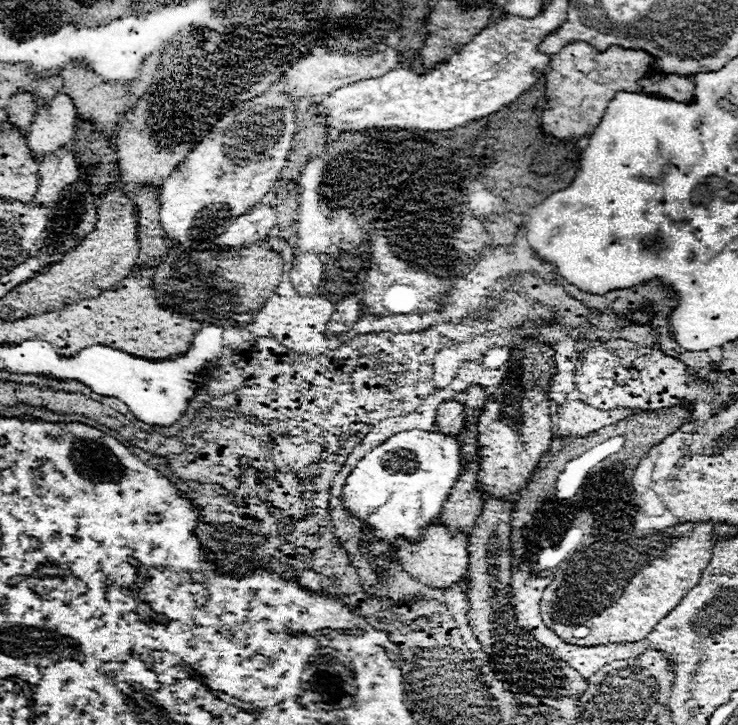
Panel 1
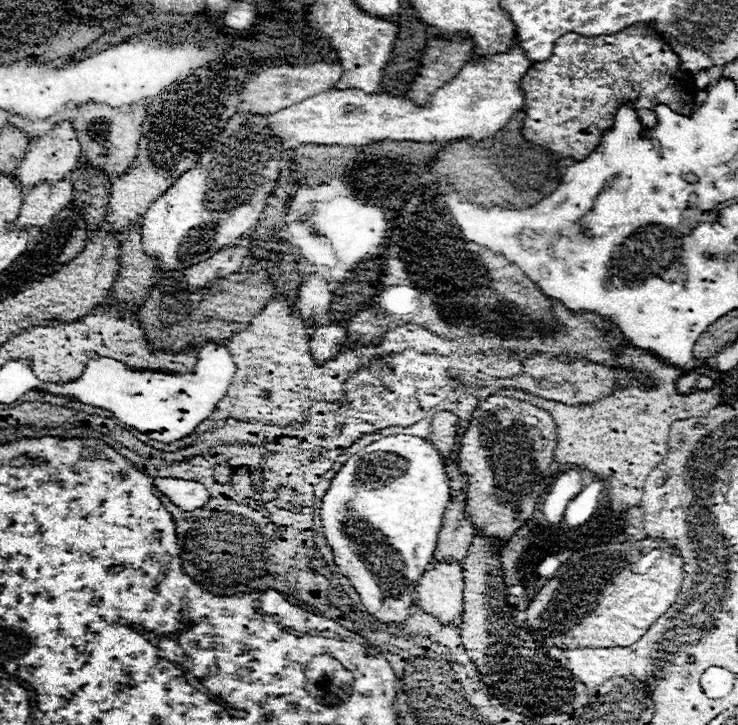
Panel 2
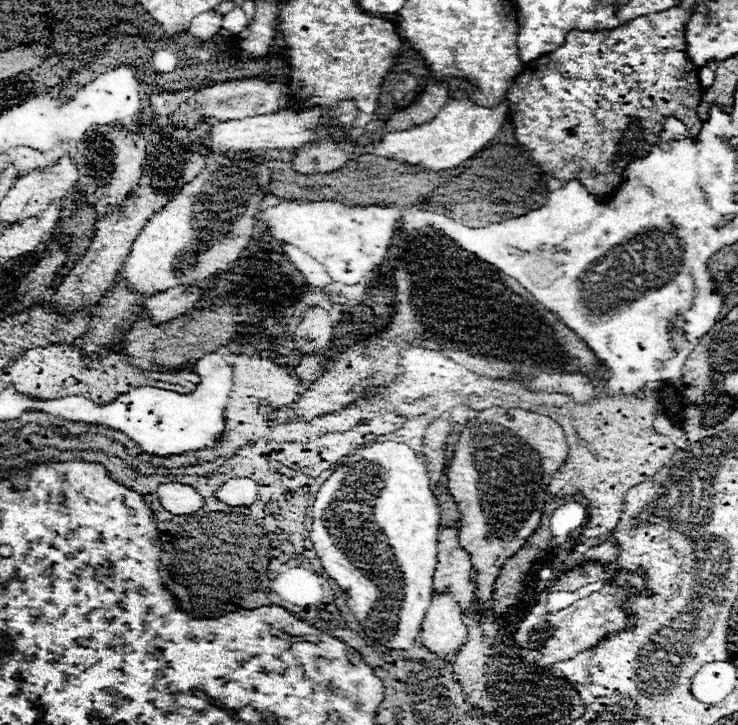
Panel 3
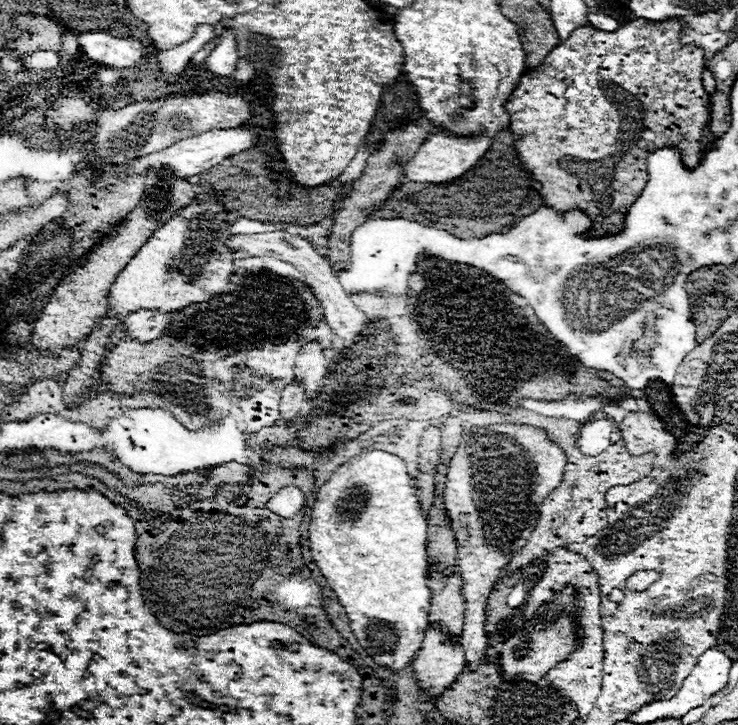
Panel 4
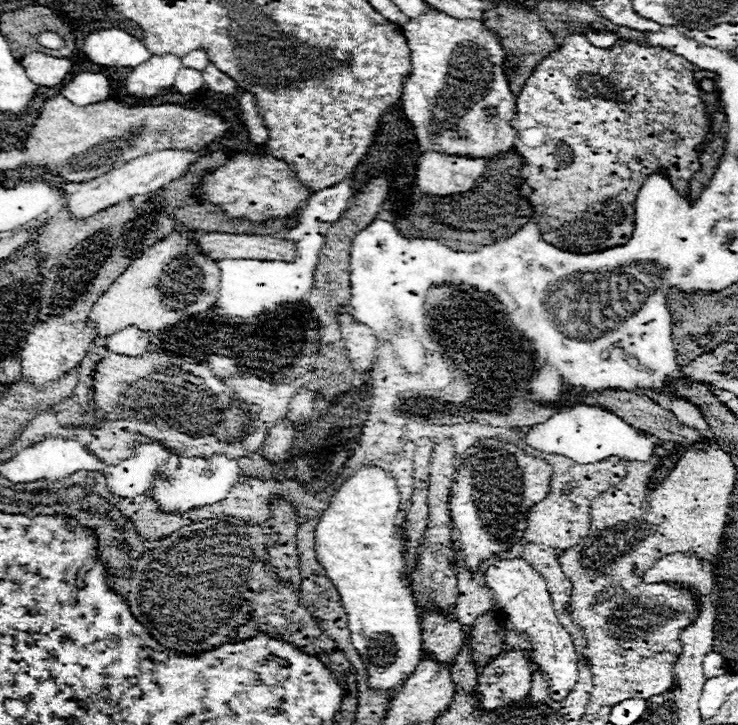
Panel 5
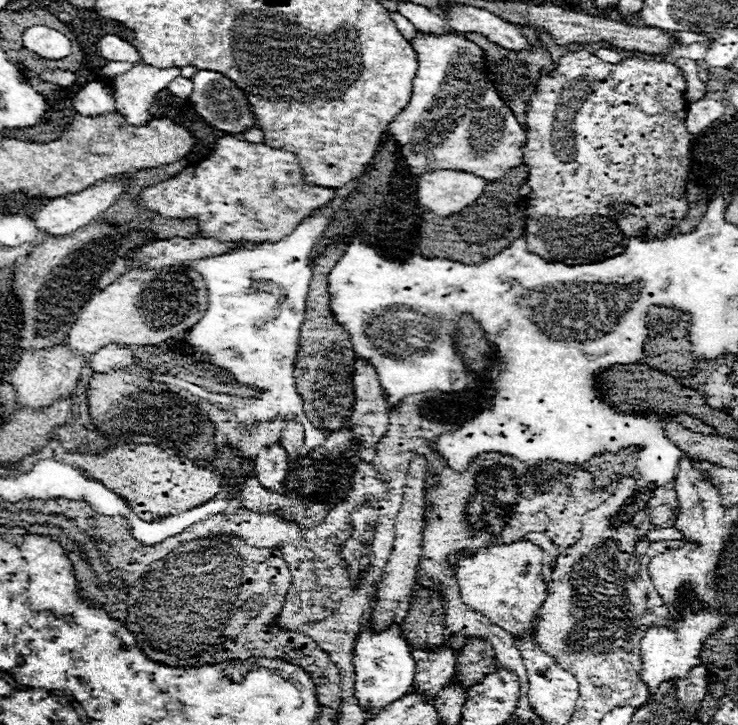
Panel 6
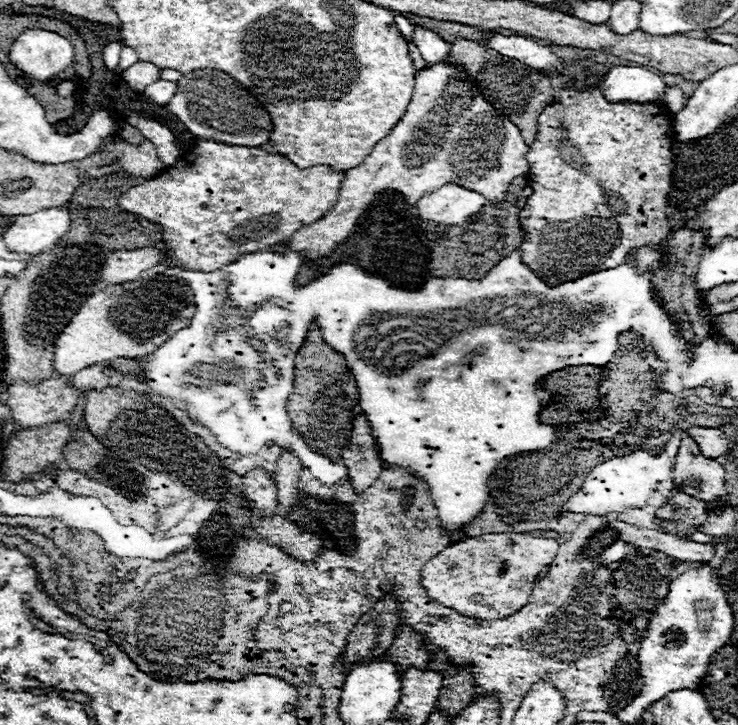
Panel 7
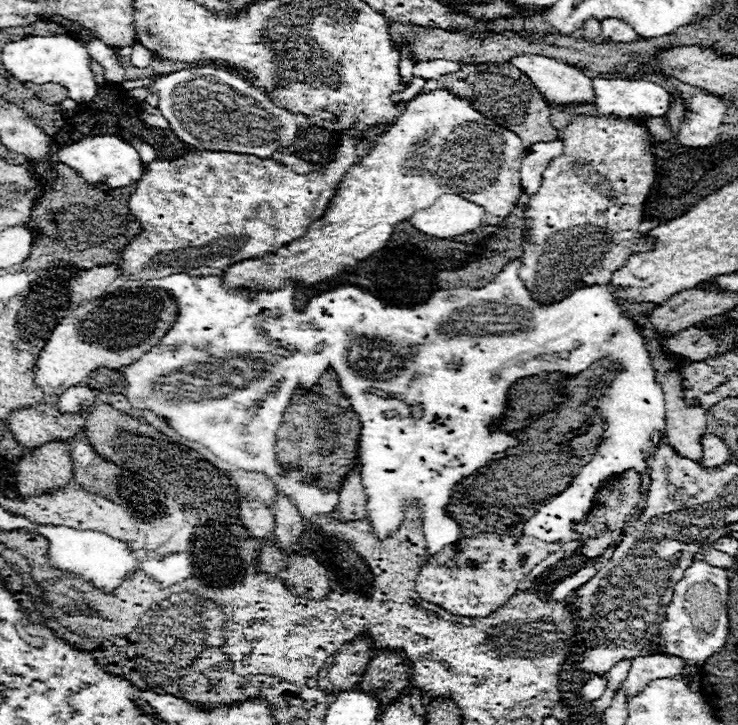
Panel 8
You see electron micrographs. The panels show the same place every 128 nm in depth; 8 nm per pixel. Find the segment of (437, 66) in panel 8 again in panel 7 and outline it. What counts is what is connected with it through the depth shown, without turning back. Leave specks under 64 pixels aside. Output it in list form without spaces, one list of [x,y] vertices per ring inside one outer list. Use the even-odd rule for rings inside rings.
[[[414,28],[414,42],[428,68],[446,58],[446,44],[440,44],[440,40],[432,36],[432,32],[416,32]]]

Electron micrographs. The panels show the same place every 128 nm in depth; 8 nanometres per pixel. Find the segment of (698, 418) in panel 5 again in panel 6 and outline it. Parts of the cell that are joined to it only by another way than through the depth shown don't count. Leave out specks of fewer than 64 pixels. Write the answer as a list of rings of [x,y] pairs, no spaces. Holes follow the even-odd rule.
[[[678,414],[678,416],[676,416],[676,420],[678,420],[684,428],[688,428],[688,430],[692,430],[692,432],[698,432],[698,434],[716,434],[716,430],[714,430],[714,428],[708,428],[704,422],[700,422],[700,420],[692,418],[692,416]]]

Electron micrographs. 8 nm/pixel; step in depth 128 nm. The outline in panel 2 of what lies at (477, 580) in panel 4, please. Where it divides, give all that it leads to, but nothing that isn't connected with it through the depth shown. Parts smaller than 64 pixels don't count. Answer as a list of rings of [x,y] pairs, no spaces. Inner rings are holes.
[[[490,396],[490,398],[482,400],[482,402],[478,404],[478,408],[476,408],[474,414],[472,414],[472,420],[470,420],[468,430],[466,430],[466,432],[462,434],[462,438],[460,438],[460,450],[458,450],[458,468],[460,468],[460,472],[466,476],[466,508],[464,508],[464,510],[466,510],[468,518],[470,518],[470,522],[474,524],[476,536],[488,536],[488,538],[492,538],[492,540],[496,540],[496,542],[504,542],[504,544],[506,544],[506,542],[534,516],[534,512],[536,512],[536,502],[538,502],[540,494],[546,492],[548,486],[550,486],[548,478],[552,476],[552,462],[554,462],[556,444],[558,444],[556,424],[554,424],[552,416],[550,416],[546,410],[542,410],[542,408],[538,408],[538,406],[532,406],[532,404],[528,404],[528,402],[520,402],[520,400],[504,398],[504,396]]]

